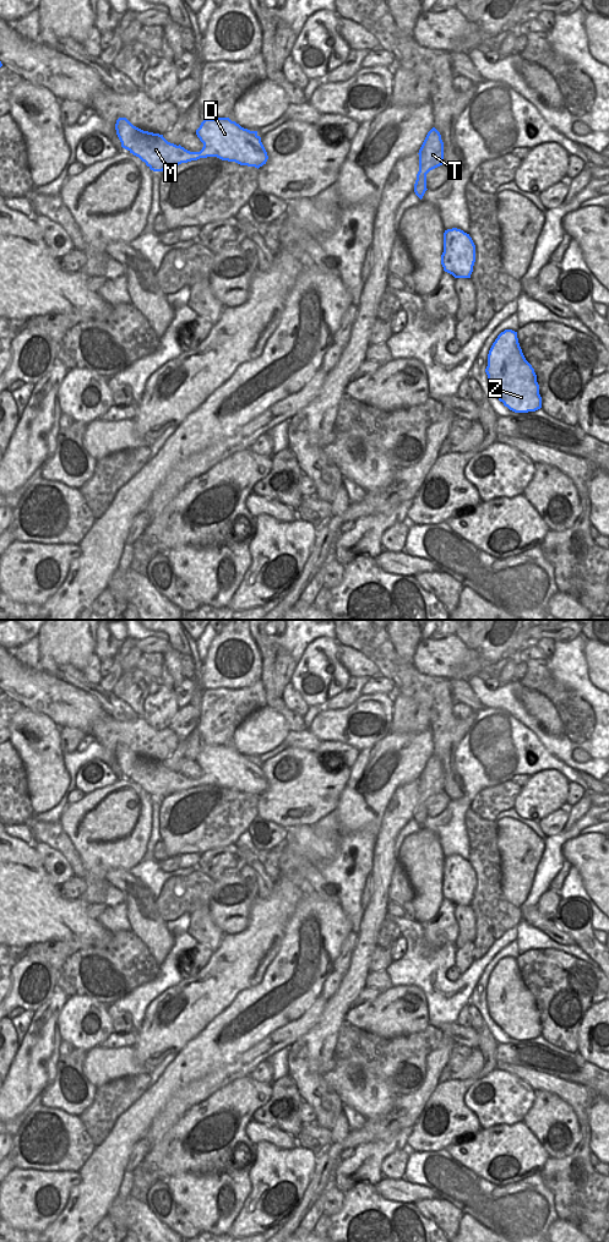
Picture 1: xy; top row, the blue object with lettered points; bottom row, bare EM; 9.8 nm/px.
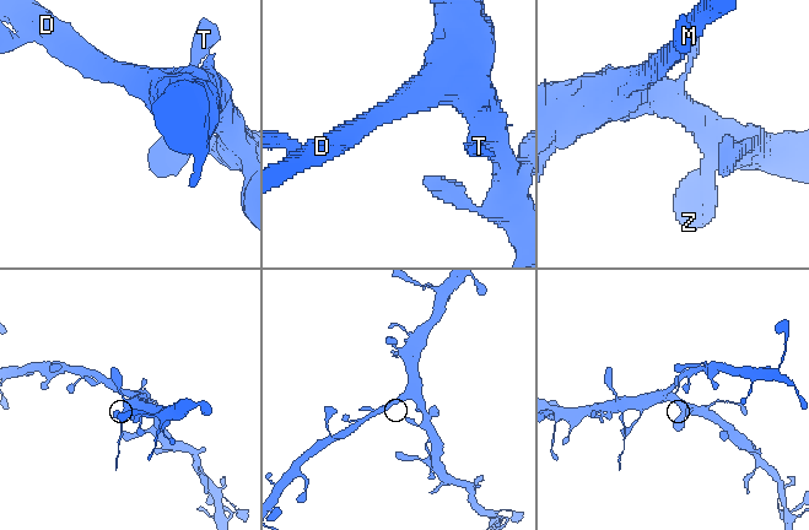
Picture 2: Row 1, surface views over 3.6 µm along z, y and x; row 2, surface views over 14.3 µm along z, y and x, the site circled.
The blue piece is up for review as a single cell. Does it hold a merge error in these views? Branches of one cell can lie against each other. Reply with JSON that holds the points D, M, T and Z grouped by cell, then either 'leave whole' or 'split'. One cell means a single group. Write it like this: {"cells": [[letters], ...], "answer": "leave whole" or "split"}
{"cells": [["D", "M", "T", "Z"]], "answer": "leave whole"}

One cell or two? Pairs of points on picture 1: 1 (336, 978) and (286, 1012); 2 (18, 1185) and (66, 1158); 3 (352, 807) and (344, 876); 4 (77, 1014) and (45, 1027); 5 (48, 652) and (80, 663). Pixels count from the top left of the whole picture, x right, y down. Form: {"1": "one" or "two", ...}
{"1": "two", "2": "two", "3": "two", "4": "two", "5": "one"}

